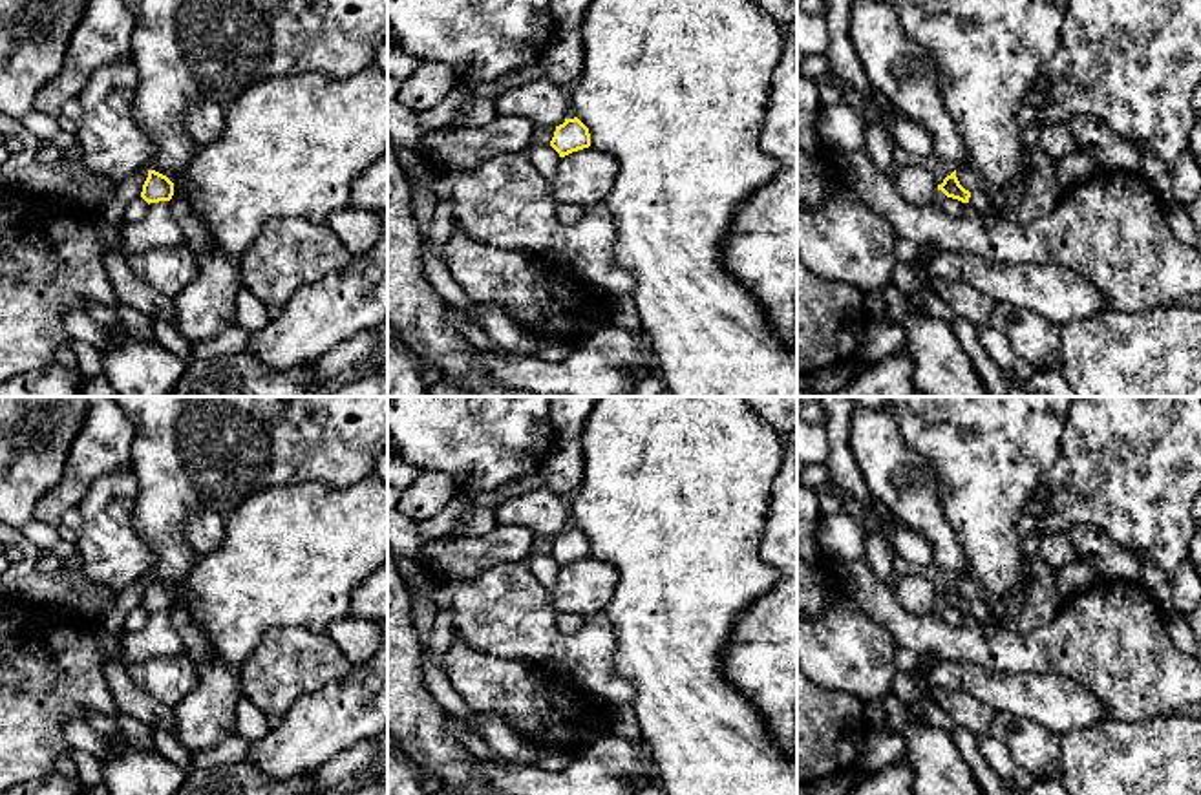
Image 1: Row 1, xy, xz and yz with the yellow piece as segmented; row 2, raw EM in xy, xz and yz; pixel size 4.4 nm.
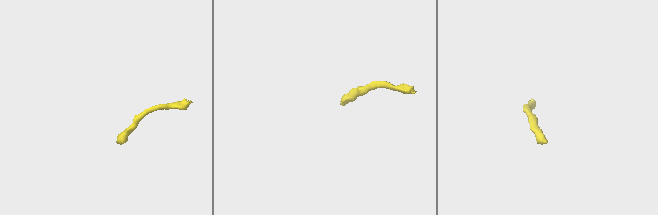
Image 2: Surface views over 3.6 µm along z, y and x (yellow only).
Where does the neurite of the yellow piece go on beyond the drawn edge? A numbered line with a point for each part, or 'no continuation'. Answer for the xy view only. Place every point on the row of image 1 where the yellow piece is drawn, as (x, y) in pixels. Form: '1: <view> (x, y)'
no continuation

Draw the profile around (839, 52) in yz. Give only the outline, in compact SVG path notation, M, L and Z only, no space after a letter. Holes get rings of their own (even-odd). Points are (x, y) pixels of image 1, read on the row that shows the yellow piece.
M823 0L828 27L824 57L834 73L854 91L868 93L872 84L848 35L852 0Z

